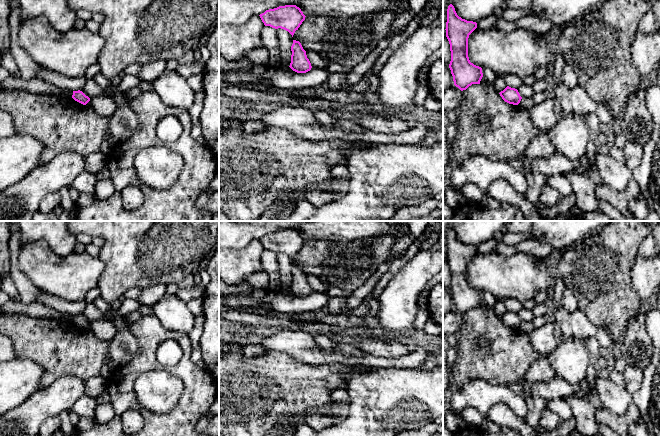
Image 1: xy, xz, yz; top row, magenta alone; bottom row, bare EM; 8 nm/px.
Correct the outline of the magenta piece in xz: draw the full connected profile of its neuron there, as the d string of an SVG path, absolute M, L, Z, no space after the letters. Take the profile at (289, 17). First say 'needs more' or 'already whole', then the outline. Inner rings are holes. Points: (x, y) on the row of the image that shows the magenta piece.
already whole; M296 5L279 6L266 10L259 16L265 26L284 29L288 31L292 37L306 17Z

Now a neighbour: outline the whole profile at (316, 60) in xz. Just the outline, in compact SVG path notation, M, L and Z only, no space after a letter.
M306 51L306 55L312 67L323 69L323 70L329 68L329 65L324 62L323 58L320 56L319 53L314 51Z

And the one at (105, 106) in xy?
M106 94L90 98L92 108L100 116L111 118L117 110L115 101Z

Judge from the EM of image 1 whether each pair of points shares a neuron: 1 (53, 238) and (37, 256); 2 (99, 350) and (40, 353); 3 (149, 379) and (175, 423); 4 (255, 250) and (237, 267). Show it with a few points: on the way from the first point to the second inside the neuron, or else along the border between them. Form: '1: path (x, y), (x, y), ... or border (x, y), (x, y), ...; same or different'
1: border (23, 244), (44, 240), (55, 253), (69, 253); different
2: path (84, 352), (59, 352), (55, 355); same
3: border (182, 393), (168, 412), (145, 409); different
4: path (251, 254), (241, 263); same

